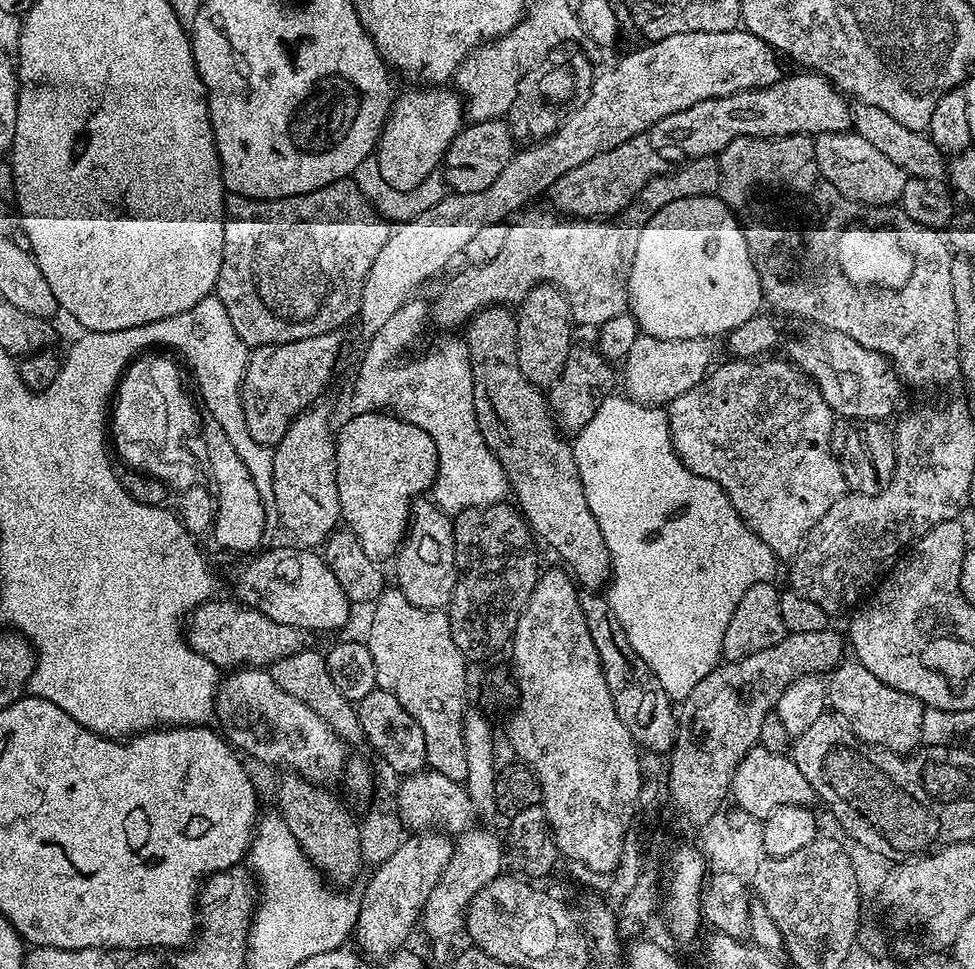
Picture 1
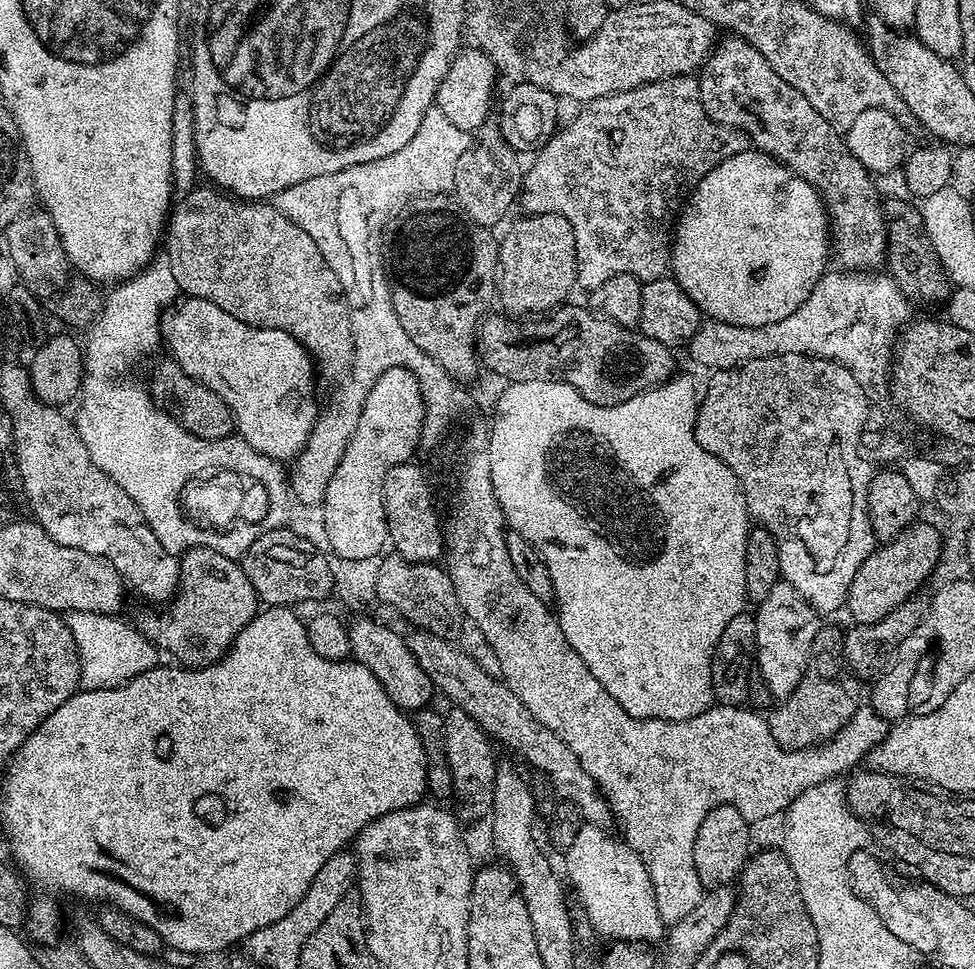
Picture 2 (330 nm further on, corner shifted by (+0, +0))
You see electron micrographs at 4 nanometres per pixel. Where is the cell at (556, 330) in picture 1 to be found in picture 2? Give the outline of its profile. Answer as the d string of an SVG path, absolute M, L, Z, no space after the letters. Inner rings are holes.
M551 212L550 214L538 214L530 216L527 214L521 215L521 220L516 220L508 228L508 233L505 234L504 240L499 241L500 245L500 266L498 269L498 304L501 304L505 313L511 314L516 318L528 318L533 314L547 314L563 305L569 299L568 296L572 292L572 288L577 287L576 282L576 243L574 242L574 230L570 226L570 222L566 222L566 218L562 218L558 214Z

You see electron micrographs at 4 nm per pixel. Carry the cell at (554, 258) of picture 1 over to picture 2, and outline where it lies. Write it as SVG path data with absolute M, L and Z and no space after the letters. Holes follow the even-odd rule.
M692 74L671 76L665 80L643 84L634 90L626 90L613 96L603 96L597 100L587 101L581 108L584 109L565 128L563 125L557 130L531 157L532 165L529 168L527 165L522 176L522 187L518 197L519 207L524 207L523 211L530 216L553 212L566 218L566 222L570 222L576 243L576 282L581 289L584 287L585 290L591 290L602 286L602 282L606 282L606 278L614 278L614 274L634 274L634 278L638 278L641 282L656 280L669 271L674 225L678 219L678 213L683 209L688 197L692 195L698 182L702 182L702 178L706 178L706 174L710 174L710 170L714 170L714 166L726 162L726 158L734 158L734 154L749 151L748 136L742 130L727 128L724 124L710 119L702 106L700 81Z

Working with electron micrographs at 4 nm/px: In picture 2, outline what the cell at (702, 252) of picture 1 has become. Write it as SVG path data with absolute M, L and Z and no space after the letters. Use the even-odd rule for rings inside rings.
M749 150L734 154L734 158L726 158L698 186L688 197L678 219L674 225L674 239L672 241L672 251L670 253L670 272L677 282L686 290L689 298L700 307L701 313L707 319L726 322L734 326L770 326L770 322L779 322L781 318L786 318L806 302L806 298L816 288L821 276L829 267L830 260L830 225L828 222L828 212L824 209L824 202L820 195L798 174L794 174L784 164L780 164L773 156L768 156L765 152Z

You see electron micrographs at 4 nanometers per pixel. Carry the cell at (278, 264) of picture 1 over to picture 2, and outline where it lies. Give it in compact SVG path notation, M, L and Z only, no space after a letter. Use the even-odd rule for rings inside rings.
M193 187L192 191L186 193L185 196L179 197L175 201L174 207L171 209L166 221L166 248L168 244L166 259L171 272L174 273L174 279L178 282L181 293L185 297L197 296L203 300L214 302L214 306L222 306L222 310L226 310L226 314L234 314L234 318L238 318L247 324L253 324L259 328L286 330L286 334L290 334L298 342L302 342L302 346L308 349L315 367L323 375L325 372L328 376L343 377L352 366L352 355L354 354L354 338L352 337L352 327L350 326L350 318L348 317L348 300L344 297L342 282L338 282L334 270L330 270L326 258L322 258L322 254L318 250L314 238L310 238L310 234L306 234L306 230L299 228L290 218L286 218L271 203L245 202L239 198L233 198L231 195L217 190L215 187L200 187Z

